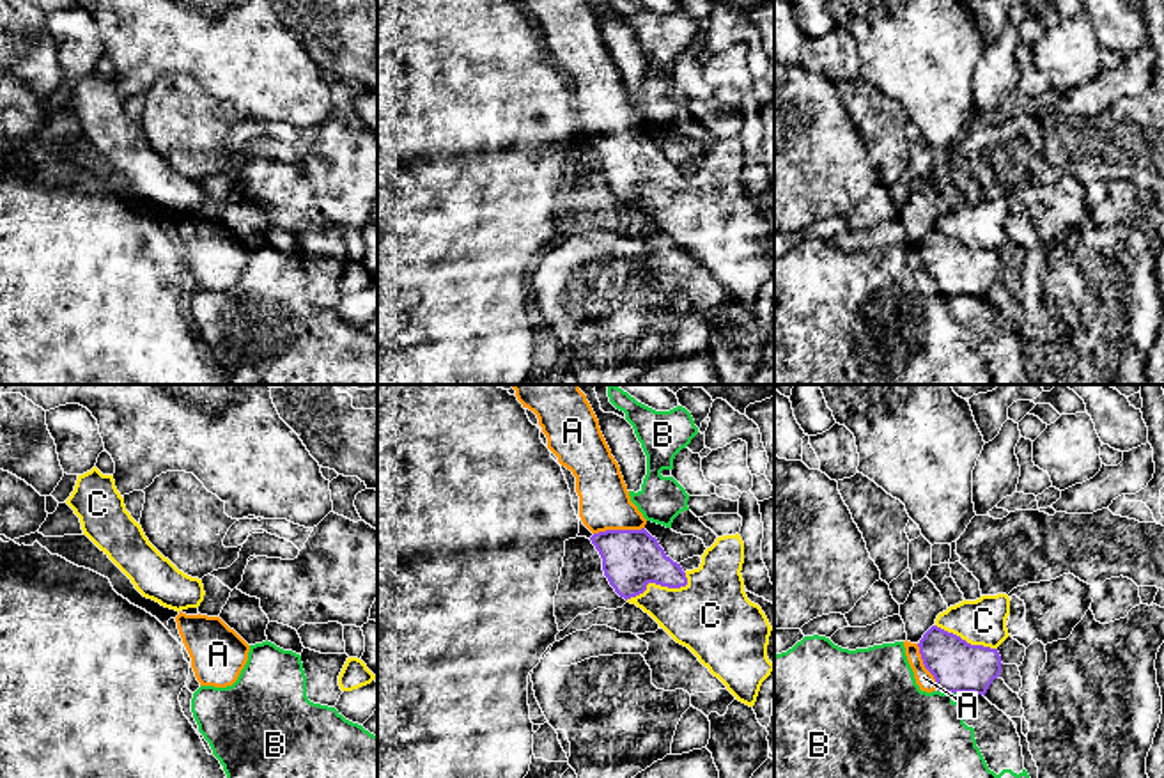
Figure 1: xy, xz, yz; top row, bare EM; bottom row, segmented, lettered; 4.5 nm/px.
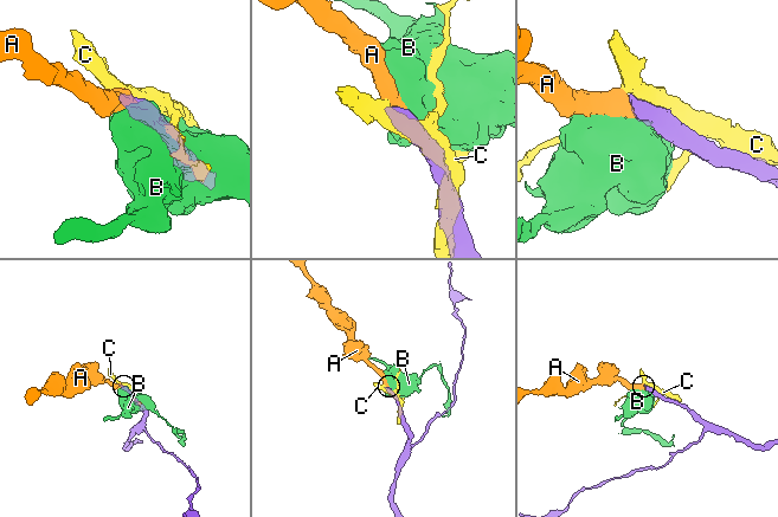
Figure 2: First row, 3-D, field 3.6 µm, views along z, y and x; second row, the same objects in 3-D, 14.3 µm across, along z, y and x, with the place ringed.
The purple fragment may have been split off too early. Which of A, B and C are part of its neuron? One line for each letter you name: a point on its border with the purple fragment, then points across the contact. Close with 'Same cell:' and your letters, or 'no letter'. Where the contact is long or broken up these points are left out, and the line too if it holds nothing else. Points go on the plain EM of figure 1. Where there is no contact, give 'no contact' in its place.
A: meets purple in xz at (619, 133); runs through xz (631, 162), (619, 133), (605, 107)
Same cell: A

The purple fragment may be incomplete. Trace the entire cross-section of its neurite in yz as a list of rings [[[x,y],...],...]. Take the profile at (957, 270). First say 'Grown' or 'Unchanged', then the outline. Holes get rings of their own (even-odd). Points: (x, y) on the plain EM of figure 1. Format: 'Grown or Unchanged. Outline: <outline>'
Grown. Outline: [[[932,229],[918,246],[904,245],[907,264],[921,294],[987,296],[1001,276],[997,252],[971,248]]]

